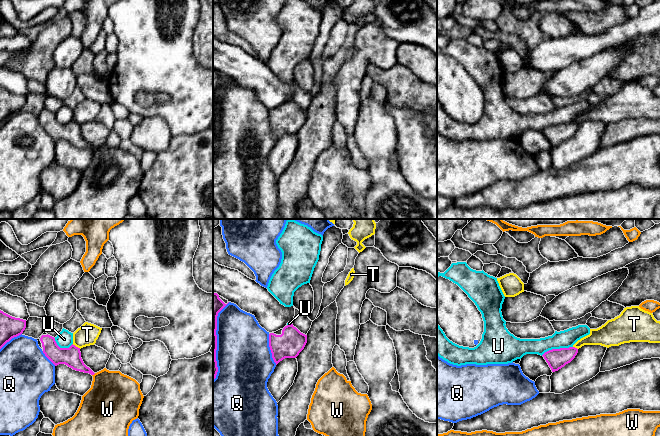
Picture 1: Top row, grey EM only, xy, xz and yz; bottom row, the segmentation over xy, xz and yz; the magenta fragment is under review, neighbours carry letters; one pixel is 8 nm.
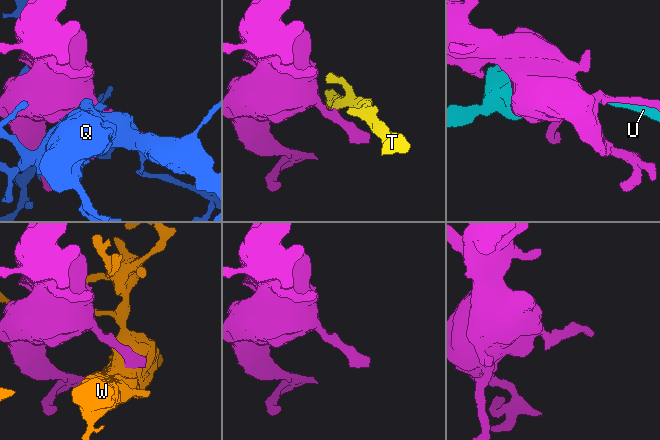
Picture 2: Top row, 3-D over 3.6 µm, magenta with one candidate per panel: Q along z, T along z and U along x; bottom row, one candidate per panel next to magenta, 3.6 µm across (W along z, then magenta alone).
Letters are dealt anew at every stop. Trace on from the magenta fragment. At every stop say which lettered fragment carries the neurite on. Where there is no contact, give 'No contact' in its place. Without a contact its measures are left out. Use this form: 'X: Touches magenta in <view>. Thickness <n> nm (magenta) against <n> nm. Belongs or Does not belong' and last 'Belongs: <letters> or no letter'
Q: Touches magenta in xz. Thickness 220 nm (magenta) against 440 nm. Does not belong
T: Touches magenta in xy. Thickness 150 nm (magenta) against 170 nm. Does not belong
U: Touches magenta in yz. Thickness 160 nm (magenta) against 140 nm. Does not belong
W: Touches magenta in xy. Thickness 150 nm (magenta) against 400 nm. Does not belong
Belongs: no letter

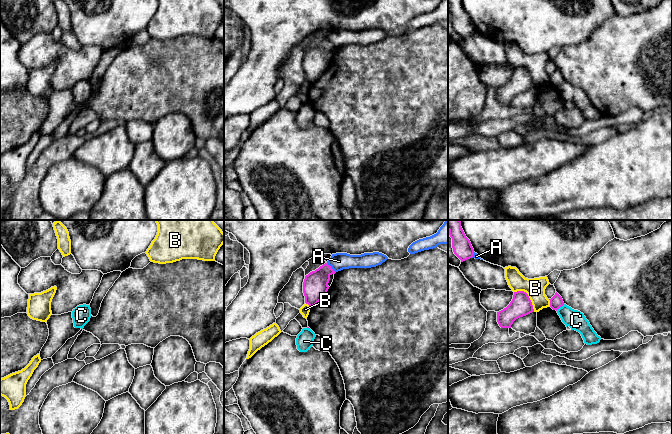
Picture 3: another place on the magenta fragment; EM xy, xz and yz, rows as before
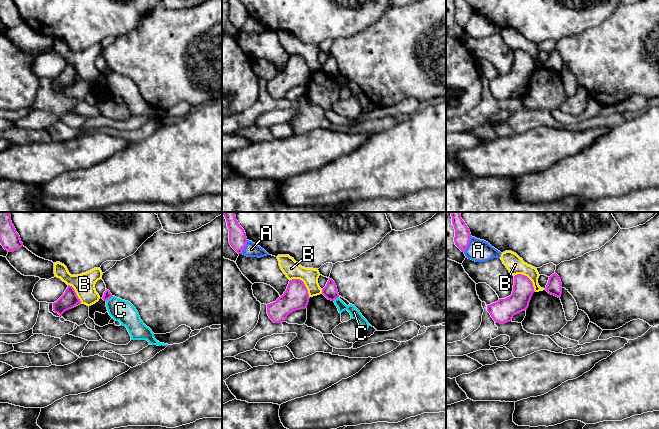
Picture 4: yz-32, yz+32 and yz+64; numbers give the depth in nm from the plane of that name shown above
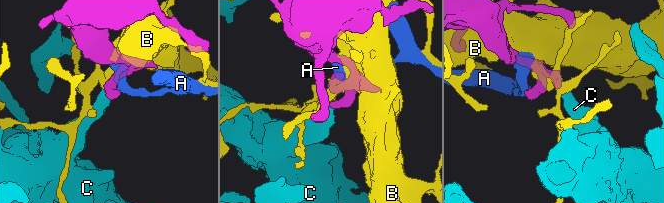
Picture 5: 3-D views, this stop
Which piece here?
A: Touches magenta in xz. Thickness 200 nm (magenta) against 140 nm. Does not belong
B: Touches magenta in yz. Thickness 170 nm (magenta) against 160 nm. Does not belong
C: Touches magenta in yz. Thickness 100 nm (magenta) against 150 nm. Belongs
Belongs: C

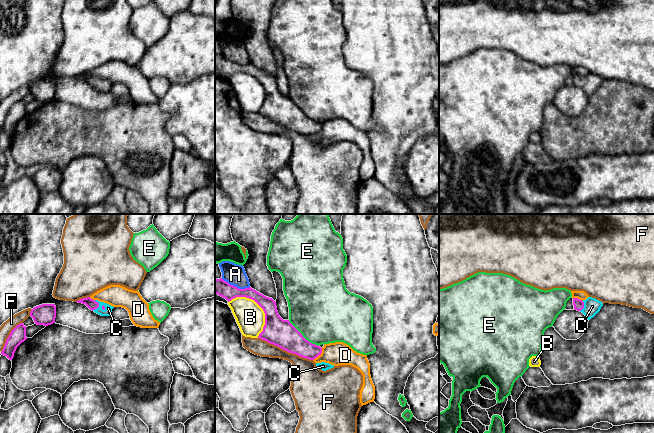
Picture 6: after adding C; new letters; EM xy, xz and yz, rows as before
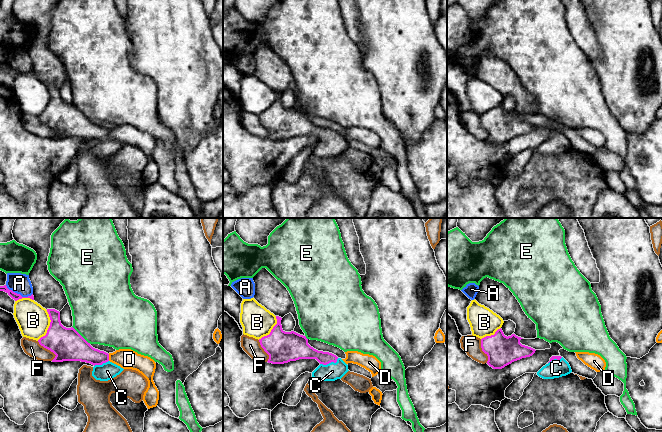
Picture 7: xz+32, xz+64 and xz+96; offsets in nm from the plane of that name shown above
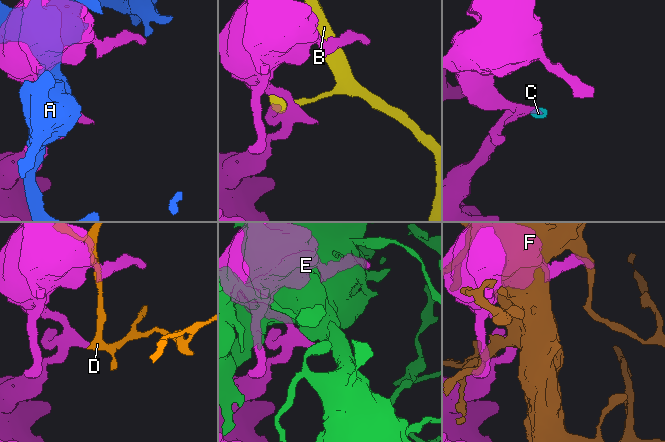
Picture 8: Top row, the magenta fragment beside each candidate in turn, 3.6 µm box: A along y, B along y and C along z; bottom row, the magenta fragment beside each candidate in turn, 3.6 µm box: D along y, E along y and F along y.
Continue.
A: Touches magenta in xz. Thickness 130 nm (magenta) against 170 nm. Does not belong
B: Touches magenta in xz. Thickness 220 nm (magenta) against 240 nm. Does not belong
C: Touches magenta in xy. Thickness 80 nm (magenta) against 60 nm. Belongs
D: Touches magenta in xz. Thickness 180 nm (magenta) against 190 nm. Does not belong
E: Touches magenta in xz. Thickness 220 nm (magenta) against 480 nm. Does not belong
F: Touches magenta in xz. Thickness 220 nm (magenta) against 200 nm. Does not belong
Belongs: C

